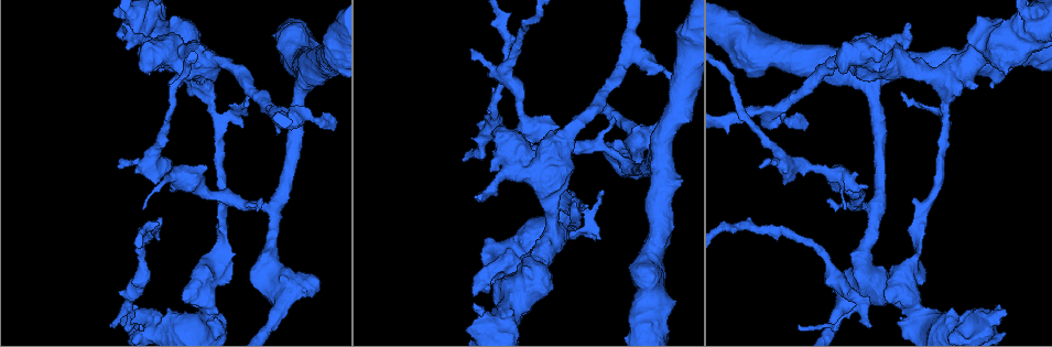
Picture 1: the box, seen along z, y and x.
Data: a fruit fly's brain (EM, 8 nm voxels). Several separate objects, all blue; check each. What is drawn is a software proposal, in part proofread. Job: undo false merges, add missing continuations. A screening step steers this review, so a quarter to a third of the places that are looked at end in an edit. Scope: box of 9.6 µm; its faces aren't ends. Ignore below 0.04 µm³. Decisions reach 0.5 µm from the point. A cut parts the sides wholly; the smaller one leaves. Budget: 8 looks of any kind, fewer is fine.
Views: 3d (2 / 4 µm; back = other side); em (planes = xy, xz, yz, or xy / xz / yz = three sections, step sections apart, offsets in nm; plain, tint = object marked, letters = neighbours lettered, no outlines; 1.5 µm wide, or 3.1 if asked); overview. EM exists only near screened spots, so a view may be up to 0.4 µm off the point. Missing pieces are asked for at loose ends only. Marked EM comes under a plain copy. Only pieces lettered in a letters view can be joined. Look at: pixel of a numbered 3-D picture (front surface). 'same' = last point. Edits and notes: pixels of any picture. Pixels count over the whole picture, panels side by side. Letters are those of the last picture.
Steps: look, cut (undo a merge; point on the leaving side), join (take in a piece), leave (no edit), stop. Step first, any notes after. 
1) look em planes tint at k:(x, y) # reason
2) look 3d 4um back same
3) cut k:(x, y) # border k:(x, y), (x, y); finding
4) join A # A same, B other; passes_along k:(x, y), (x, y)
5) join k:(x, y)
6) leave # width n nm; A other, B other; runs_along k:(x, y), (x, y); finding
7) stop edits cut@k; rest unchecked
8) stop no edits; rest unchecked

look em planes letters at 1:(993, 87)

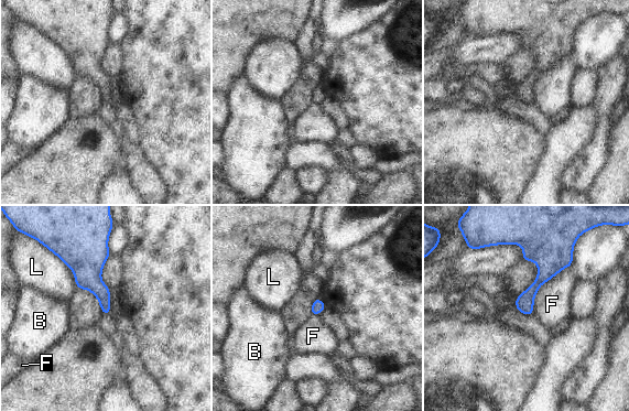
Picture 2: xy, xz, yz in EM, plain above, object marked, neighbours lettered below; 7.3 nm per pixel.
leave # B other, F other, L other; border 2:(571, 266), (540, 287), (532, 314); none of them fits

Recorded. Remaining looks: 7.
look 3d 2um at 1:(603, 189) # thin end

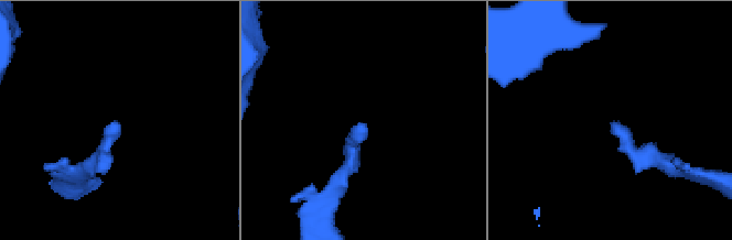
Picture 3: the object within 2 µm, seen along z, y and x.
look em planes letters at 3:(366, 127) # shape alone is not enough

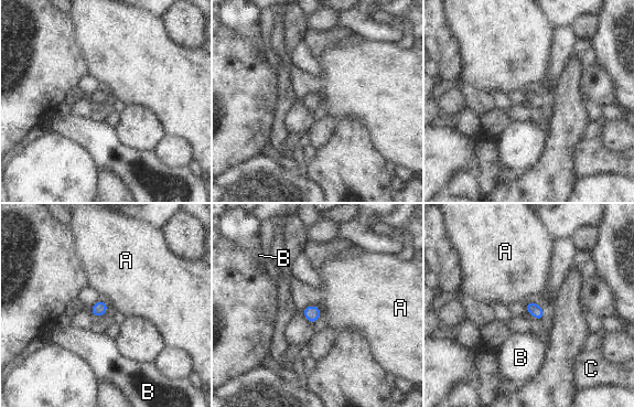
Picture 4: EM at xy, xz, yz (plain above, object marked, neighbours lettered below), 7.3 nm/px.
leave # width 90 nm; A other, B other, C other; border 4:(535, 300), (528, 301), (525, 304); no lettered piece goes on from it

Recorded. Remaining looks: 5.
look 3d 2um at 1:(1002, 310) # free end

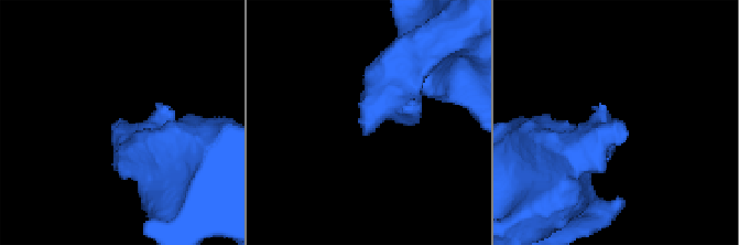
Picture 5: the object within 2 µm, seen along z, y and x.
look em planes letters at 5:(618, 125)

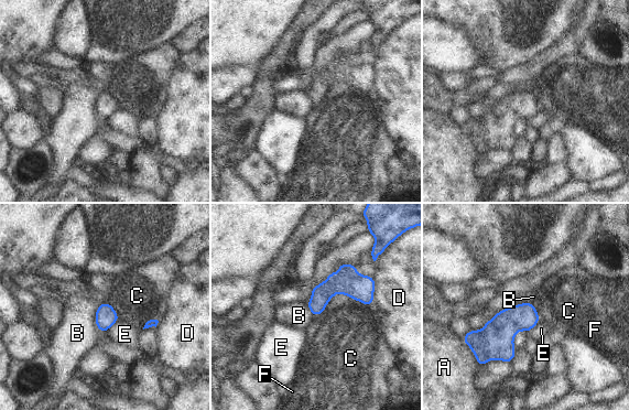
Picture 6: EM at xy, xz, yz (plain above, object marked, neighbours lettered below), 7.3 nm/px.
leave # A other, B other, C other, D other, E other, F other; none of them fits

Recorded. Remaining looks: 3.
stop no edits; rest unchecked

